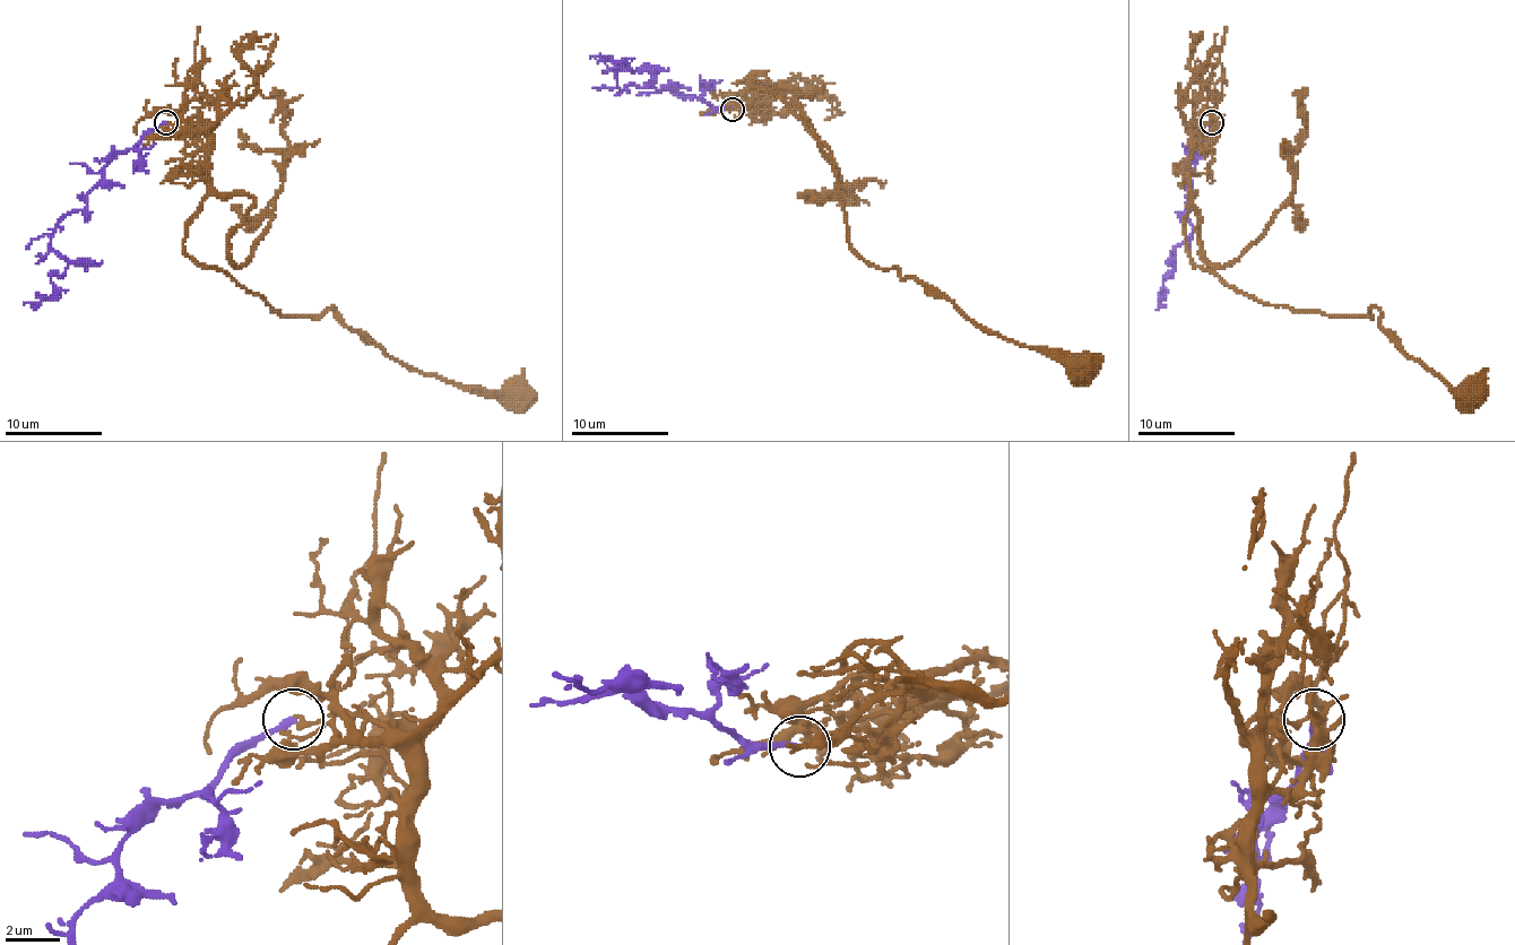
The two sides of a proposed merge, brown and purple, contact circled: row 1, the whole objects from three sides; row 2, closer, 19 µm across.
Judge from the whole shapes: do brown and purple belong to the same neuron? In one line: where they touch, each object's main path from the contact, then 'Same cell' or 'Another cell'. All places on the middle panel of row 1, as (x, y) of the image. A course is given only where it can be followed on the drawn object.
Place: (733, 109). Course of brown: (732, 110), (773, 85), (749, 83), (832, 156), (847, 241), (868, 263), (1061, 348), (1088, 386). Course of purple: (732, 110), (715, 110), (673, 87), (624, 90), (617, 85), (617, 72), (634, 70), (605, 55), (590, 59). Another cell

